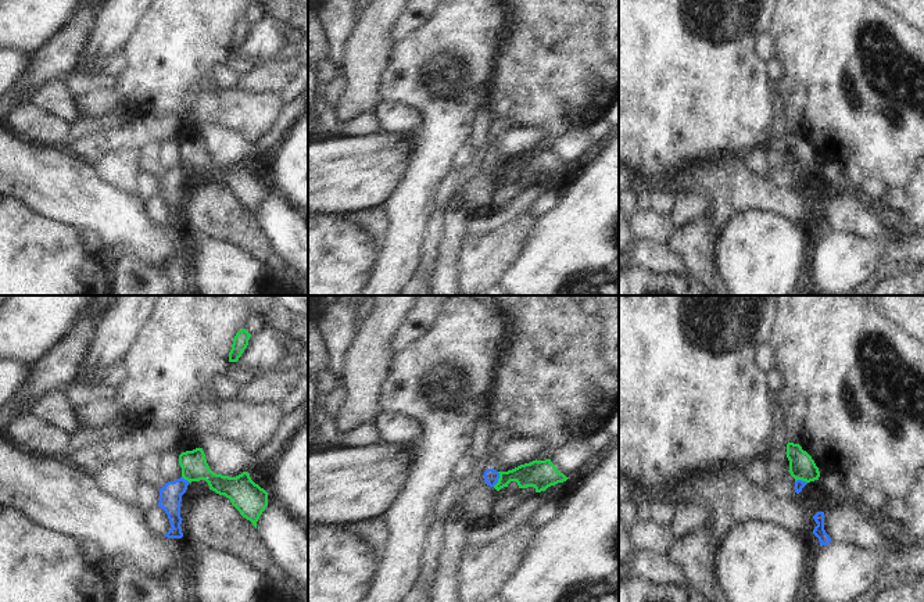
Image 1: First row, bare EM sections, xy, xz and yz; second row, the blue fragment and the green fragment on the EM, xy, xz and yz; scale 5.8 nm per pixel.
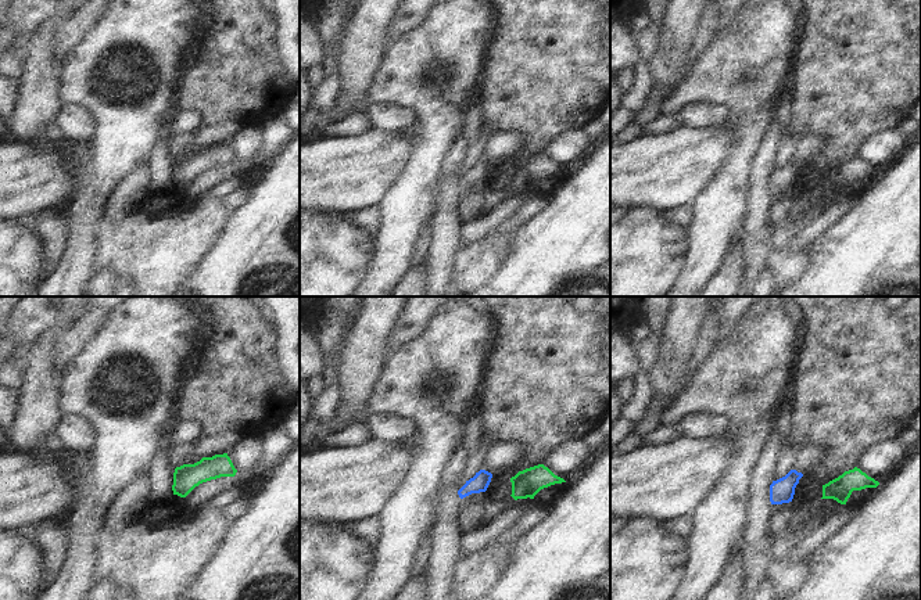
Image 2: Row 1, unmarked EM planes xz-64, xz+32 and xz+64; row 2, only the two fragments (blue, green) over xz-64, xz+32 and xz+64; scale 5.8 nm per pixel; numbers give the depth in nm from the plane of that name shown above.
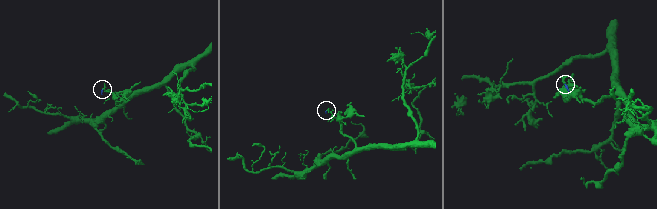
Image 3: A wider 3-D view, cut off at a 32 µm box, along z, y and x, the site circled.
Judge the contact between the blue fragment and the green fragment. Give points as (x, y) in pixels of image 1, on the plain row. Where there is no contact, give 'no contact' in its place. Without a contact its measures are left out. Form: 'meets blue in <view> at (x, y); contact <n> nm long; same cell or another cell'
meets blue in xz at (498, 167); contact 90 nm long; another cell

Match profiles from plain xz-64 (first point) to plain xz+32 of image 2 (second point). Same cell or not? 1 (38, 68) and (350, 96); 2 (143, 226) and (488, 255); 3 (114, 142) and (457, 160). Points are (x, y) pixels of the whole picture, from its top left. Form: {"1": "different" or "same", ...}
{"1": "same", "2": "same", "3": "different"}

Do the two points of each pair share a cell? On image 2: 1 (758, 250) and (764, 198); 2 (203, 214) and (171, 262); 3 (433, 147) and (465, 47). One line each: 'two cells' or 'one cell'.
1: one cell
2: one cell
3: one cell

